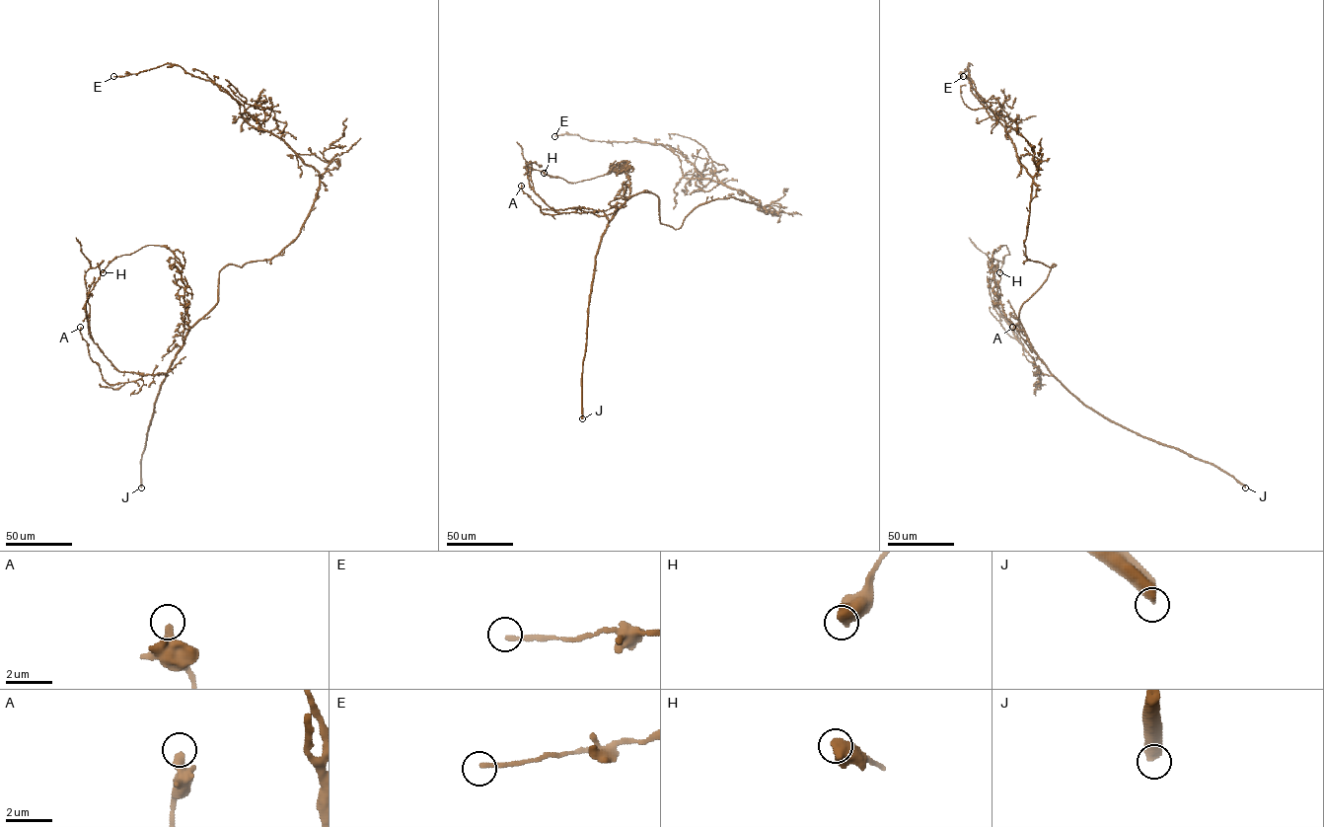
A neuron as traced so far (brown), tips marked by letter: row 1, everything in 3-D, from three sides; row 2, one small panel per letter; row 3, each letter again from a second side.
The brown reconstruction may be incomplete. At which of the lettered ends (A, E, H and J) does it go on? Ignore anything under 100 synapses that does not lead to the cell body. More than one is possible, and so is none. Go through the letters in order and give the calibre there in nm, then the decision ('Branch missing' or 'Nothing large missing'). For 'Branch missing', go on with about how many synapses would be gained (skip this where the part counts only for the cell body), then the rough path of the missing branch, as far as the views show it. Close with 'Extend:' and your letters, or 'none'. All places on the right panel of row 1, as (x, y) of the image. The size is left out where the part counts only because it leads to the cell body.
A: Thickness 400 nm. Nothing large missing
E: Thickness 190 nm. Nothing large missing
H: Thickness 650 nm. Nothing large missing
J: Thickness 480 nm. Branch missing. Roughly 1500 synapses
Extend: J

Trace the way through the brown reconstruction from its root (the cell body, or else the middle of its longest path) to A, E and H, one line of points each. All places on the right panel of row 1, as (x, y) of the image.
A: (1045, 264), (1056, 264), (1019, 313), (1052, 375), (1038, 374), (1042, 385), (1012, 327)
E: (1045, 264), (1025, 256), (1032, 178), (1019, 162), (1005, 128), (972, 93), (969, 63), (963, 76)
H: (1045, 264), (1056, 264), (1022, 306), (1022, 330), (993, 289), (992, 255), (1005, 245), (999, 272)

